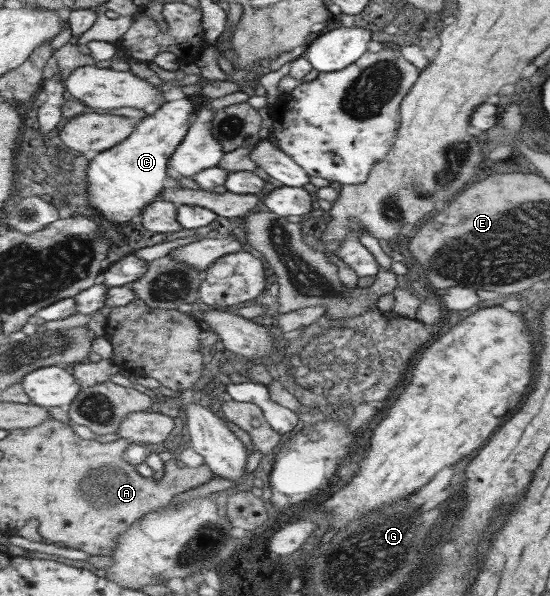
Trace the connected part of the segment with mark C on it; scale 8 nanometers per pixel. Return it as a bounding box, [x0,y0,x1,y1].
[86,95,198,228]

